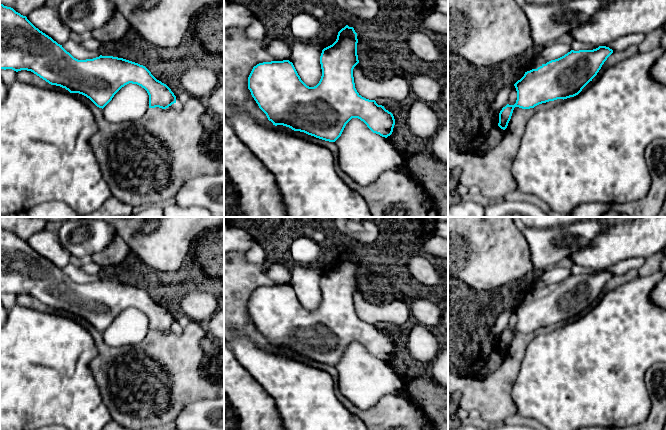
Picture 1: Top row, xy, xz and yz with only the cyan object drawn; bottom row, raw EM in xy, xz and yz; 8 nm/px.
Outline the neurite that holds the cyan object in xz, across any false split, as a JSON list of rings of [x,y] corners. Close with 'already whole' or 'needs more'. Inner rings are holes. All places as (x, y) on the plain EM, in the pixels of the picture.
[[[346,249],[337,259],[336,265],[324,272],[320,280],[322,300],[314,311],[307,310],[298,299],[294,289],[289,284],[259,287],[253,291],[248,301],[248,313],[259,332],[266,338],[273,349],[283,349],[294,355],[304,356],[316,362],[335,366],[342,358],[346,348],[352,342],[363,345],[376,358],[387,362],[393,356],[395,343],[384,330],[378,329],[375,324],[362,321],[355,312],[353,293],[359,287],[357,279],[357,257],[353,251]]] | already whole

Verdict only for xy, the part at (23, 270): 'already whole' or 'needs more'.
already whole

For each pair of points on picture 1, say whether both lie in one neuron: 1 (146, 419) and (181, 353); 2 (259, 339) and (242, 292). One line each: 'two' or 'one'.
1: one
2: one

